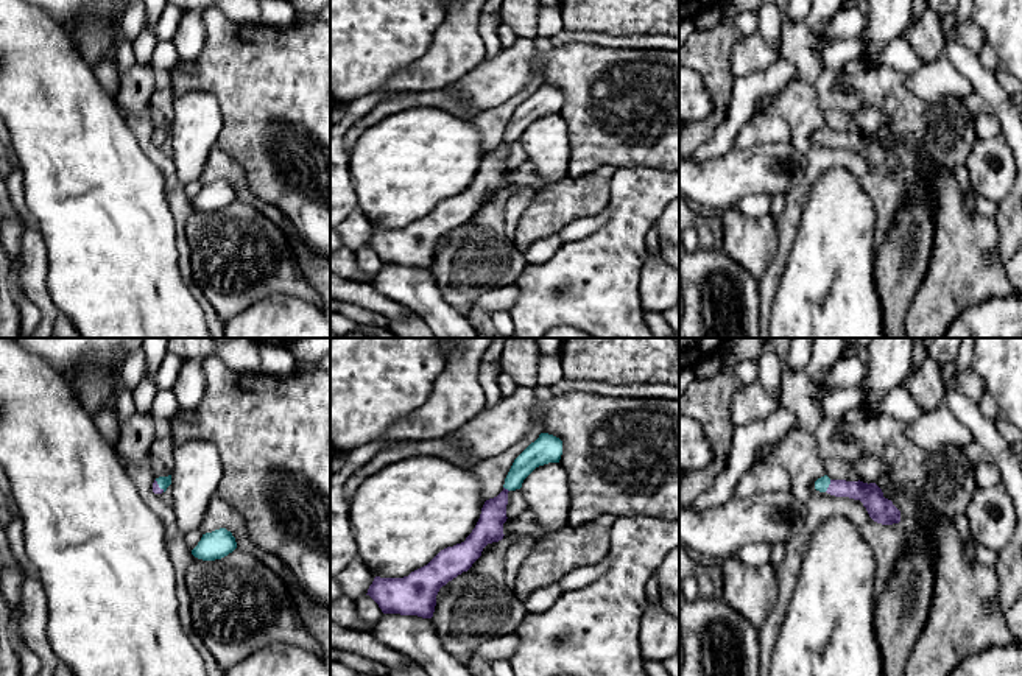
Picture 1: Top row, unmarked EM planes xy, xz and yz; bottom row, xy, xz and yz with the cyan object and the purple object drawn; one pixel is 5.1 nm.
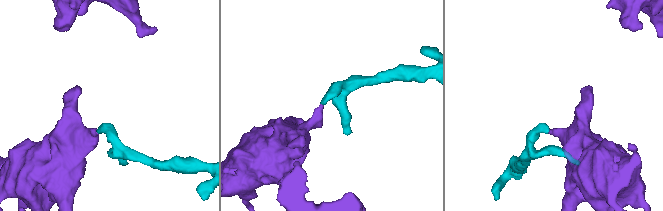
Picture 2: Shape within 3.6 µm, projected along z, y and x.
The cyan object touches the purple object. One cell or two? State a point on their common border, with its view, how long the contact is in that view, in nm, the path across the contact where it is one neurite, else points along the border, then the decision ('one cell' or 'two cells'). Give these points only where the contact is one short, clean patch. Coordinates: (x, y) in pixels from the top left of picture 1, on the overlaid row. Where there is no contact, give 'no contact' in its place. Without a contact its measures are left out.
meets cyan in yz at (828, 486); contact 70 nm long; runs through yz (821, 485), (828, 486), (857, 489), (871, 496); one cell

